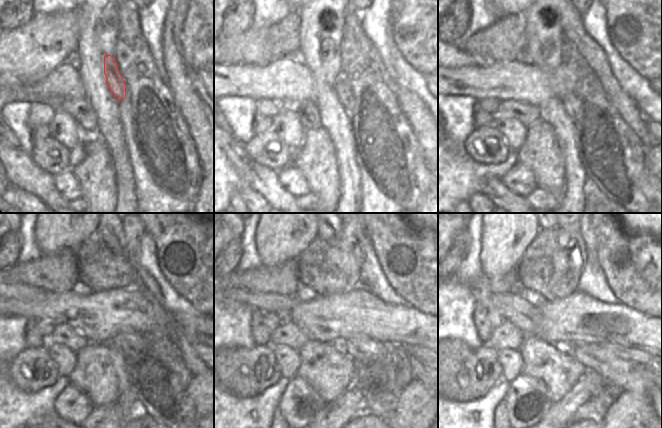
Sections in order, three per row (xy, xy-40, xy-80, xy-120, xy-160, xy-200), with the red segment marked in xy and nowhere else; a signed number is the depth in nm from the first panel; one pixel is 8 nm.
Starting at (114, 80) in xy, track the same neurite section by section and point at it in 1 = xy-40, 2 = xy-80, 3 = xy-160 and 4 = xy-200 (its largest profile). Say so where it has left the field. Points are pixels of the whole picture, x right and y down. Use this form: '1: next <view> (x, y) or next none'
1: next xy-40 (342, 87)
2: next xy-80 (572, 103)
3: next xy-160 (360, 349)
4: next xy-200 (630, 376)

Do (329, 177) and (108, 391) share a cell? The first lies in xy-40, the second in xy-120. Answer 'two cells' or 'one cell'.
one cell

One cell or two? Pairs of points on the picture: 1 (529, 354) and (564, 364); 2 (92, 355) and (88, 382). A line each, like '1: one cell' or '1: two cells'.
1: one cell
2: one cell

